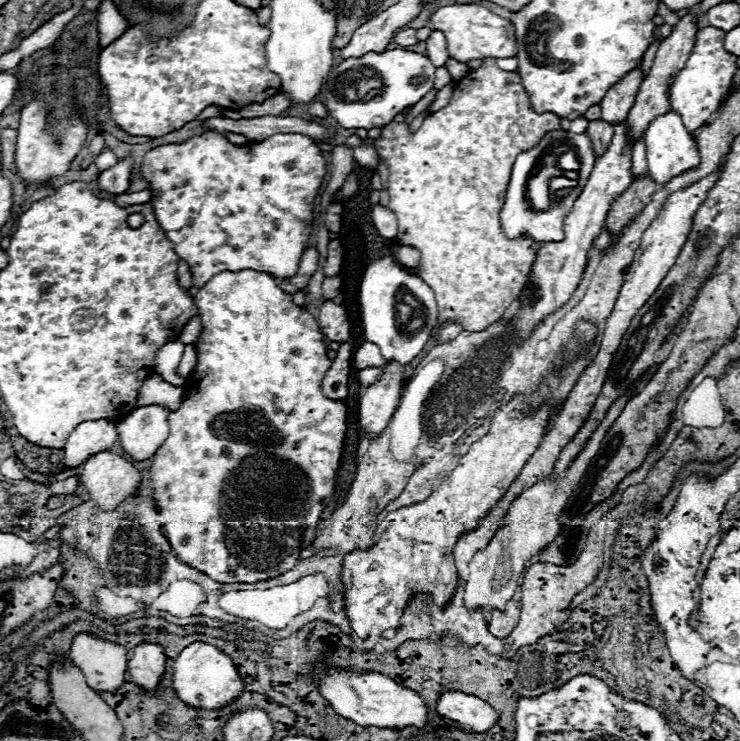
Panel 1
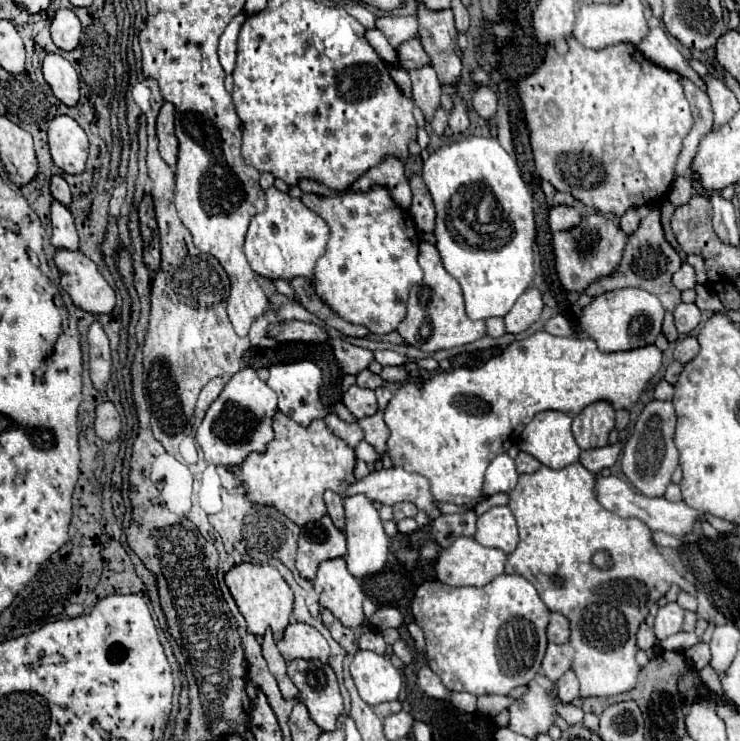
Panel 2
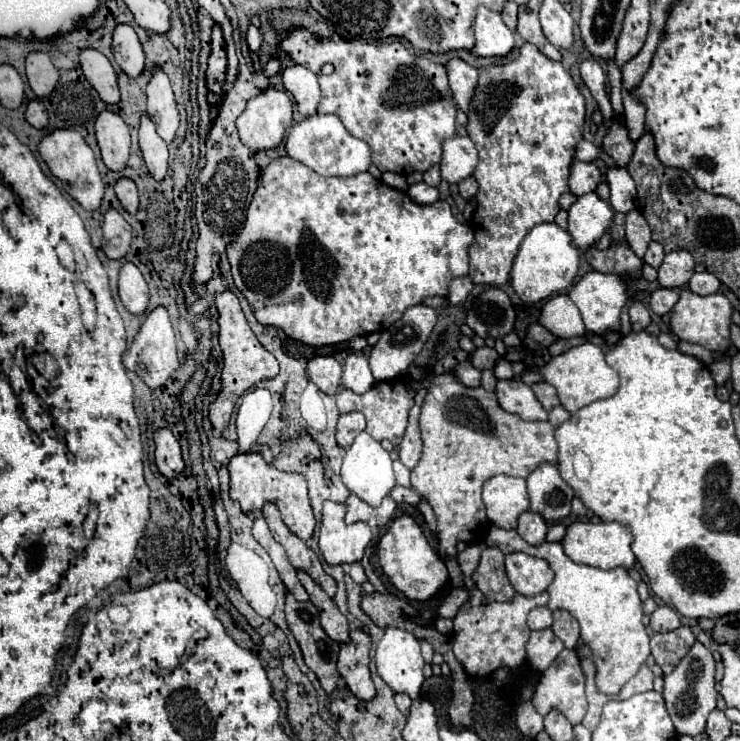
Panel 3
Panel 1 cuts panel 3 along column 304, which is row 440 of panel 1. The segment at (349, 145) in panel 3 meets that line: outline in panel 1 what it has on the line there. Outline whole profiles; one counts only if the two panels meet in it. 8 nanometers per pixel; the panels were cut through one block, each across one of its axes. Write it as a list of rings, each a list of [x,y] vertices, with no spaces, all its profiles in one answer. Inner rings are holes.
[[[158,404],[136,408],[124,420],[118,422],[118,440],[122,450],[136,462],[148,460],[164,444],[170,434],[168,428],[170,410]]]

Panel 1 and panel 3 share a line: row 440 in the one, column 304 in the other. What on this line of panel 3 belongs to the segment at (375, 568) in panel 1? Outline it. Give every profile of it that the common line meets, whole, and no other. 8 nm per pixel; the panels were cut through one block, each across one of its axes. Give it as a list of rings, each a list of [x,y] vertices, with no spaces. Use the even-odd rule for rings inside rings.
[[[240,452],[230,458],[228,462],[230,470],[230,498],[240,502],[244,512],[252,512],[254,508],[262,508],[264,502],[274,502],[280,512],[286,526],[302,540],[308,540],[314,534],[316,518],[312,514],[312,506],[308,500],[308,486],[302,474],[298,472],[282,472],[268,464],[260,454],[256,452]]]

